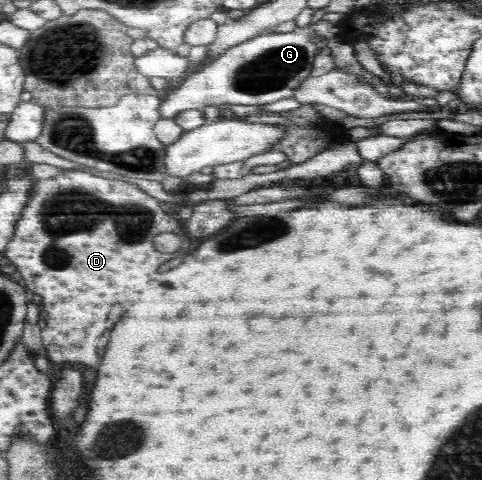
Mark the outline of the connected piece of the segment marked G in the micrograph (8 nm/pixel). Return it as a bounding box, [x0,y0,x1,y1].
[159,19,337,119]

